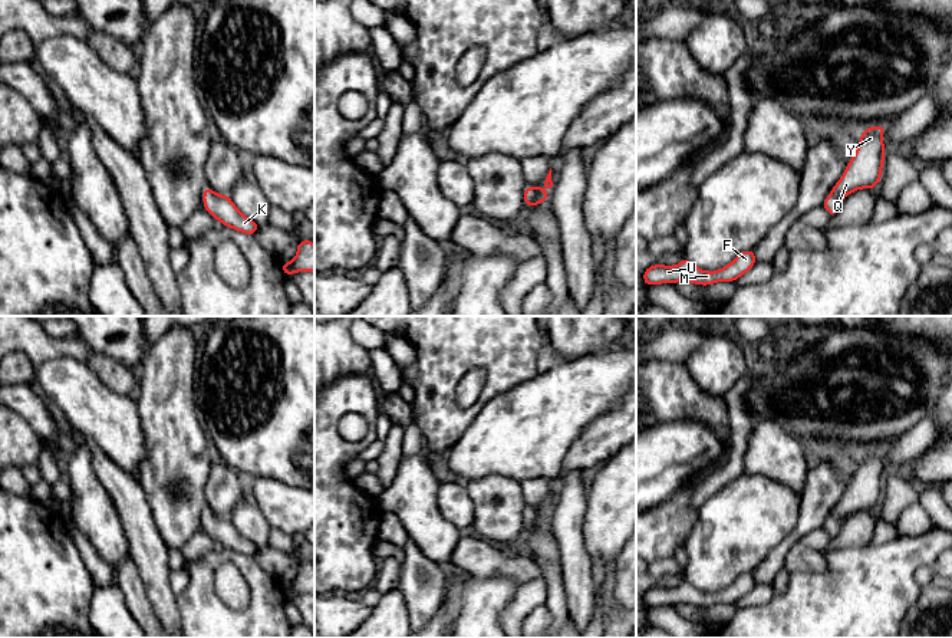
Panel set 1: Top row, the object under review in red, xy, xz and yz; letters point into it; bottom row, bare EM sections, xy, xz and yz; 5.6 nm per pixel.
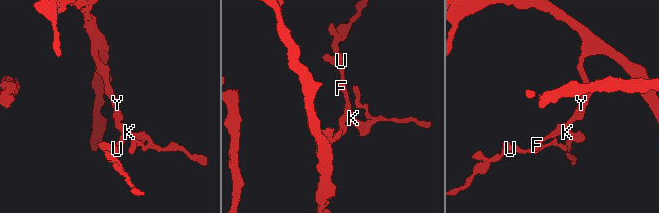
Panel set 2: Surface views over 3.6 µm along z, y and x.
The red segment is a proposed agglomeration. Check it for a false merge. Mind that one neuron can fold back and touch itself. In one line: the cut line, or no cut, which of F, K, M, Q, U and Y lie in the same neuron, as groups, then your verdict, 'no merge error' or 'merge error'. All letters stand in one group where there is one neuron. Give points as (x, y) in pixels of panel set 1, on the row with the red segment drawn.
cut none; groups F K M Q U Y; no merge error

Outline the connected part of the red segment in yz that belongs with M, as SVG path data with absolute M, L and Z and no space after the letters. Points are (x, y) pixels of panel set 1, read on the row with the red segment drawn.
M754 249L739 253L728 266L706 272L698 269L686 257L676 266L655 264L643 272L646 286L659 283L691 282L695 285L709 286L715 282L735 282L755 264Z

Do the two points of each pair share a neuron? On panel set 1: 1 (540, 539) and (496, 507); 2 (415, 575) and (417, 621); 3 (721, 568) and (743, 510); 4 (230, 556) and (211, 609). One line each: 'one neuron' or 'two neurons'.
1: two neurons
2: one neuron
3: one neuron
4: one neuron

